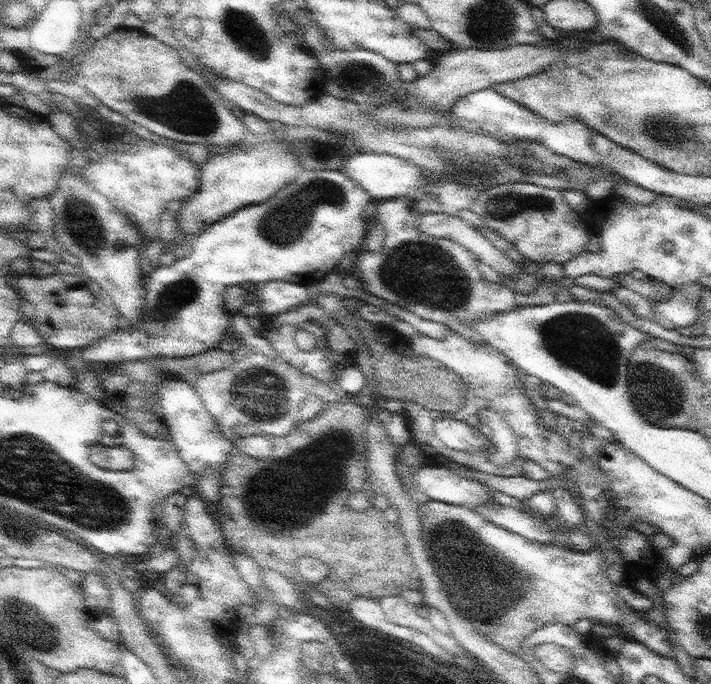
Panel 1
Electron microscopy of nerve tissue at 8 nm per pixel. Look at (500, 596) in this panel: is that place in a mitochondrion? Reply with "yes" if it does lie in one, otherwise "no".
yes

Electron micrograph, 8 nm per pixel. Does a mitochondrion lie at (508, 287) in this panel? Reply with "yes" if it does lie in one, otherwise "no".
no

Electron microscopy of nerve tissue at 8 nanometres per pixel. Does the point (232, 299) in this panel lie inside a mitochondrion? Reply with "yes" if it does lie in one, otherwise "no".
no

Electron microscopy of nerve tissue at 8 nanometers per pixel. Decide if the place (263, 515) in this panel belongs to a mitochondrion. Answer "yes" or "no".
yes

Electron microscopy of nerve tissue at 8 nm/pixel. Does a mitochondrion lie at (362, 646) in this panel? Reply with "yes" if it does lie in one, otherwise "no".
yes

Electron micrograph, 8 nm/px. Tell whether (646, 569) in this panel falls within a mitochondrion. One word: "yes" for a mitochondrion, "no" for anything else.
no

